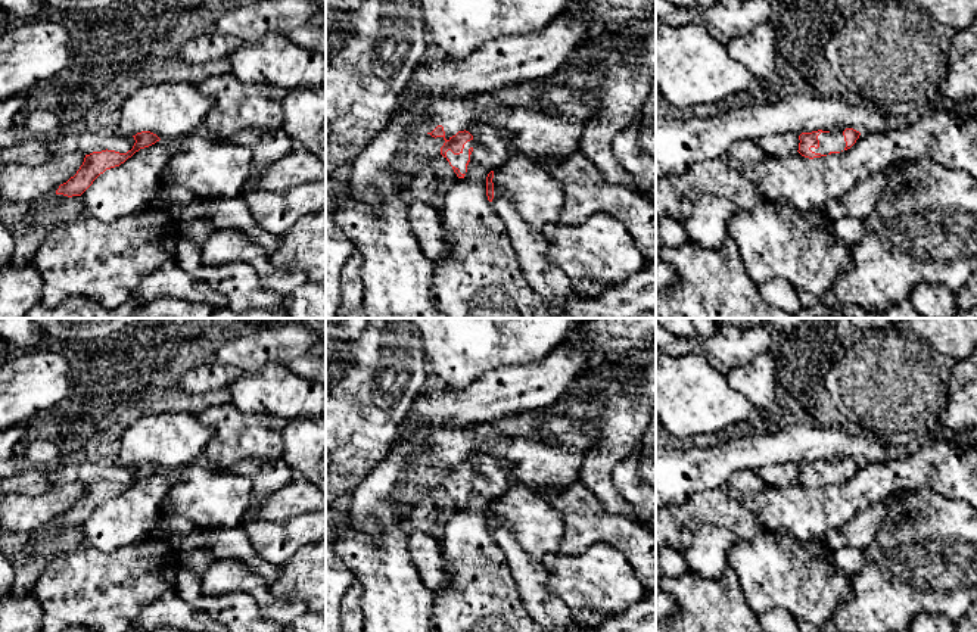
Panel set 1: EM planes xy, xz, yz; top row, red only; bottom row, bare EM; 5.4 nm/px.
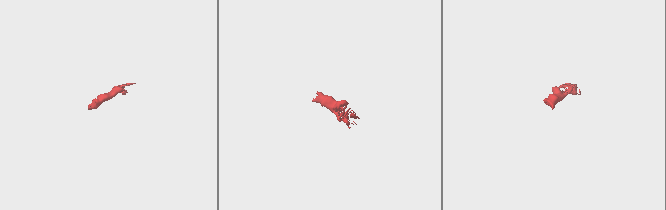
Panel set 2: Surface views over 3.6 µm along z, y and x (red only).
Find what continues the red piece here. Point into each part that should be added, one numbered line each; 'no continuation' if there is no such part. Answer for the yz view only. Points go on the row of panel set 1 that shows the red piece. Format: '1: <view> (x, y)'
1: yz (828, 142)

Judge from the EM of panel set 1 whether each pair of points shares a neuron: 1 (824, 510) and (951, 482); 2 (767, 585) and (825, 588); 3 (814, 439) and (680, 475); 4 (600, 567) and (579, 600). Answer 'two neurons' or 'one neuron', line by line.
1: one neuron
2: one neuron
3: one neuron
4: one neuron

